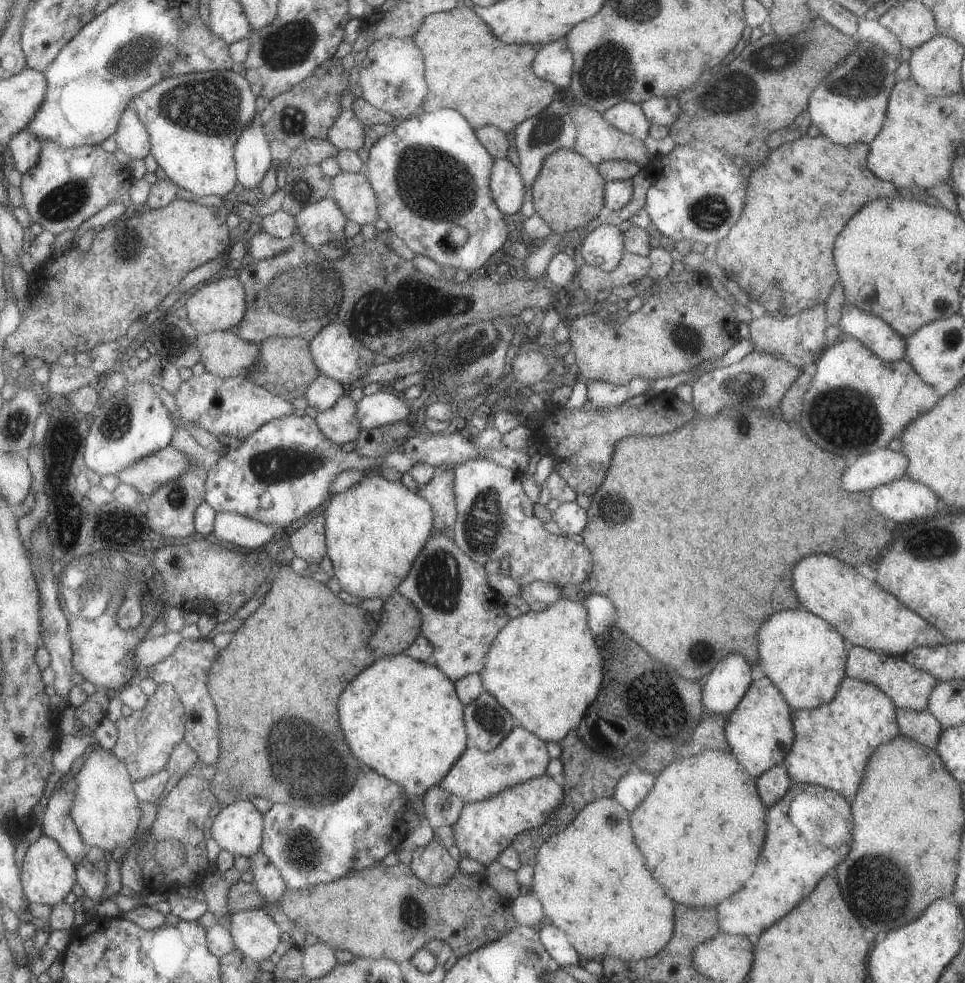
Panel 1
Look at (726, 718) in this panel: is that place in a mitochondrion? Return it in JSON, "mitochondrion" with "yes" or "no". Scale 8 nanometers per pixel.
{"mitochondrion":"no"}

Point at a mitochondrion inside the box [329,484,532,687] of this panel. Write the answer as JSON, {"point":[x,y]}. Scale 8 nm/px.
{"point":[439,581]}

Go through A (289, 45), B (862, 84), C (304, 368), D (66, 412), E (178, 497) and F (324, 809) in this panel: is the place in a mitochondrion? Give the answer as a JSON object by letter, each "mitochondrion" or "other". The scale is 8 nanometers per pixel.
{"A":"mitochondrion","B":"mitochondrion","C":"other","D":"other","E":"mitochondrion","F":"mitochondrion"}

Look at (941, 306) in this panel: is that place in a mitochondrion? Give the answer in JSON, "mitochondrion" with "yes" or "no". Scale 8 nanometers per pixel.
{"mitochondrion":"yes"}

